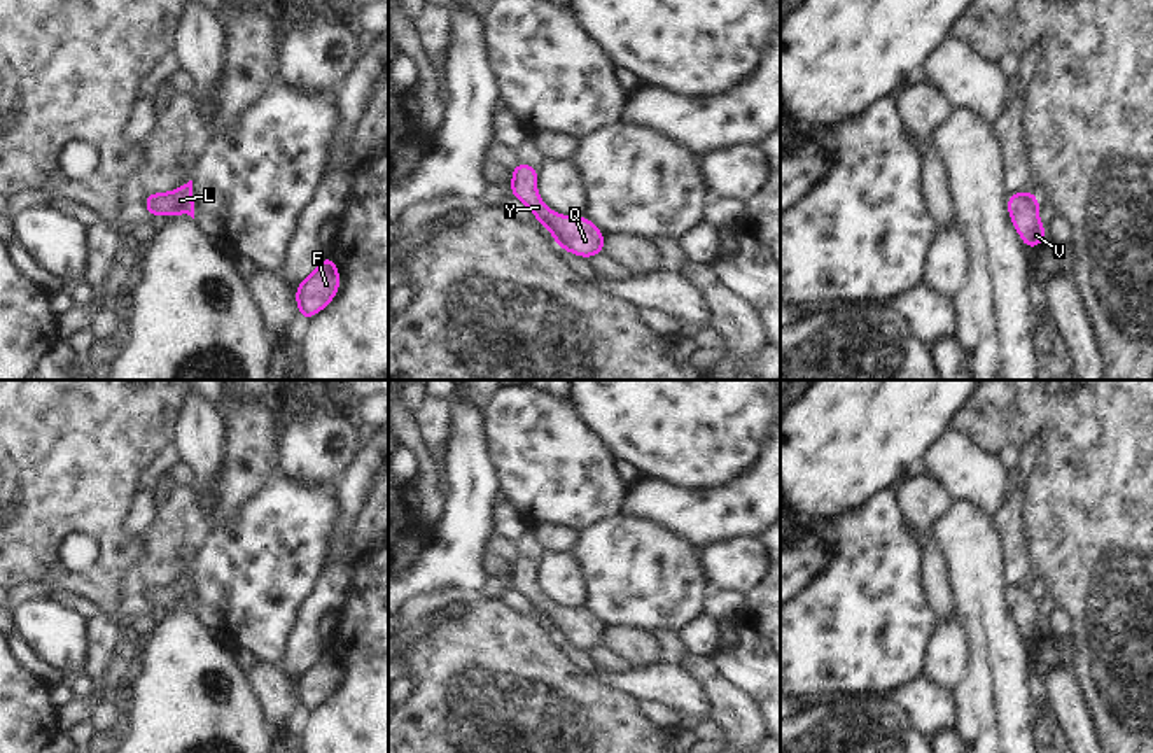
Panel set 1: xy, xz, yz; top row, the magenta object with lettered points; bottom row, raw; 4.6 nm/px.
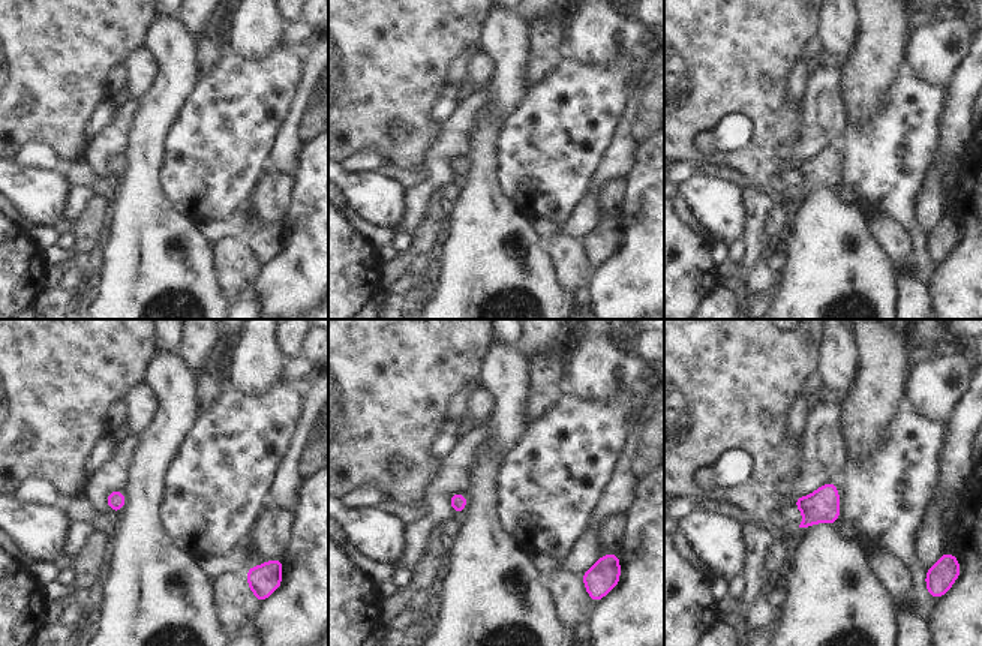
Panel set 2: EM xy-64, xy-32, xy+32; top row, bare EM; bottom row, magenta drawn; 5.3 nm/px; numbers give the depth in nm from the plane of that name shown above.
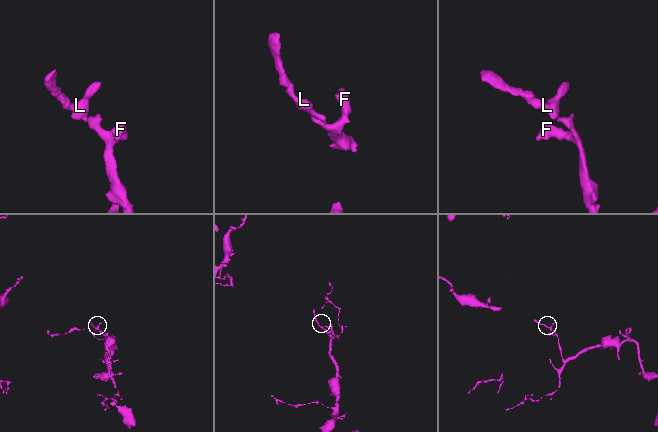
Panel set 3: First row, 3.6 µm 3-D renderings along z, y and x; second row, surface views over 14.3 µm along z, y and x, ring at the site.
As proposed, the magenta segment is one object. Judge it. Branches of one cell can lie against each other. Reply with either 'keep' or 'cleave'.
keep

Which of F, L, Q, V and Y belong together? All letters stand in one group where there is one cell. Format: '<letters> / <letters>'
F L Q V Y

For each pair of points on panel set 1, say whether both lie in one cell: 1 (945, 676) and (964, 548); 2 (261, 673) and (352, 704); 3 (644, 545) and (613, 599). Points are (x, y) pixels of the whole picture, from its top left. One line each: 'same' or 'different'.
1: different
2: different
3: same

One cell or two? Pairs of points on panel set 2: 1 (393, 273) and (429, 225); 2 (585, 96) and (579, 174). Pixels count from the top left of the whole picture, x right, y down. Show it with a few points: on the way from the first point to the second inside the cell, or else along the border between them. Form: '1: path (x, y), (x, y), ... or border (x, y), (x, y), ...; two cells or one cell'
1: path (404, 261), (422, 243), (423, 237); one cell
2: path (577, 116), (577, 155); one cell

